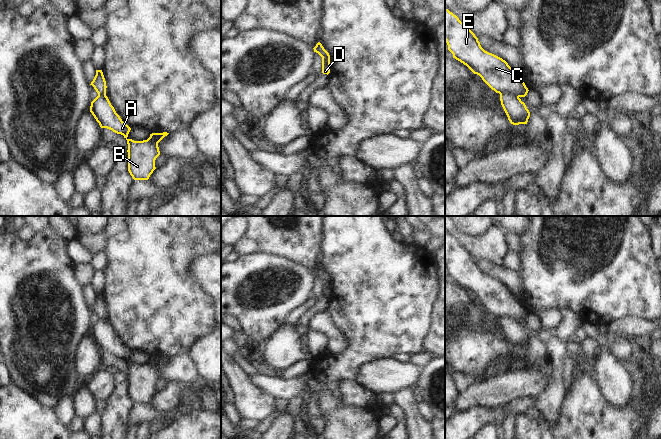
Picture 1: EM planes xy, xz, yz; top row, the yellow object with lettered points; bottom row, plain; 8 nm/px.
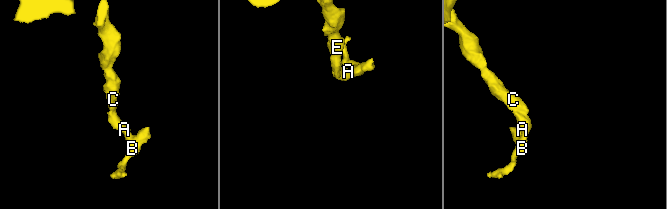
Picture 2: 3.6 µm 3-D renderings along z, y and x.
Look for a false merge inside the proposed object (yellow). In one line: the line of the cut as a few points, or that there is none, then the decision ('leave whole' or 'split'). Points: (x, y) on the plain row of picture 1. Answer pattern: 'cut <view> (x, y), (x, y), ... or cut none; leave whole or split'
cut yz (500, 317), (514, 317), (519, 320); split

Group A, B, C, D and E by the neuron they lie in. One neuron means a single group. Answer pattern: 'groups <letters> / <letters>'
groups A B / C D E

